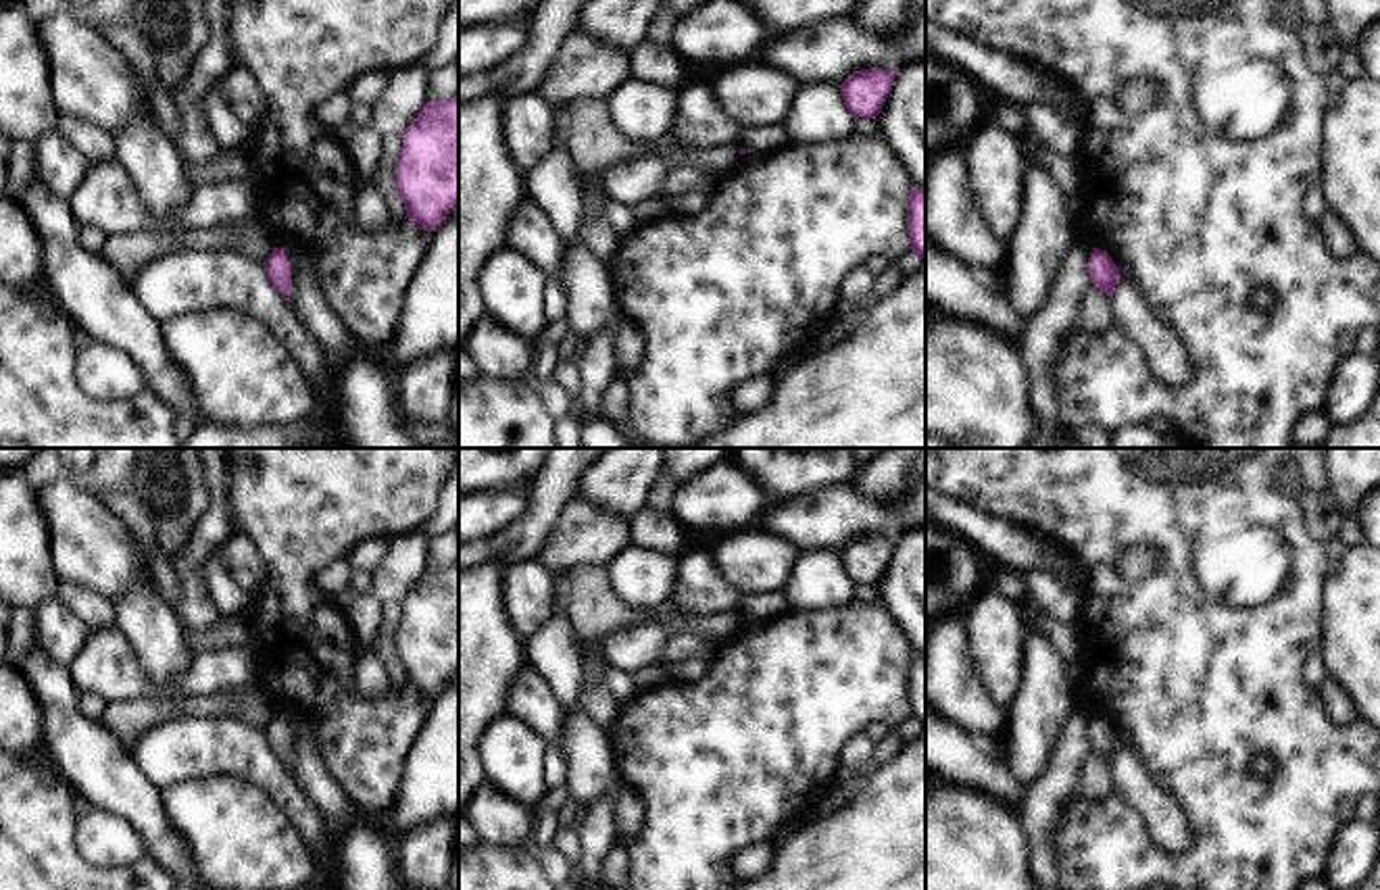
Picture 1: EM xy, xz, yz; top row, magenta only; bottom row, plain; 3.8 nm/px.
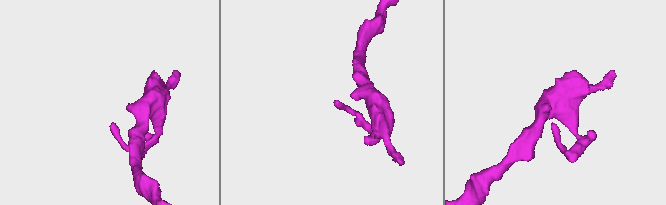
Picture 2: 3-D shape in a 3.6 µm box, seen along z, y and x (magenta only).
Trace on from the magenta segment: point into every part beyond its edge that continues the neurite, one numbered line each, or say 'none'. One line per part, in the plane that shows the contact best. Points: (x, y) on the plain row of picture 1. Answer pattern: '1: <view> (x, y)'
none

